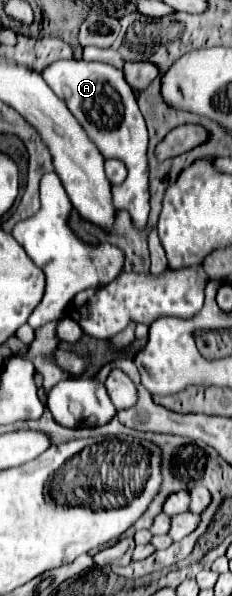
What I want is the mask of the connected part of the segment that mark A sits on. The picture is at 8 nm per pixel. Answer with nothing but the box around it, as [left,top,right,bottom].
[41,60,149,228]

